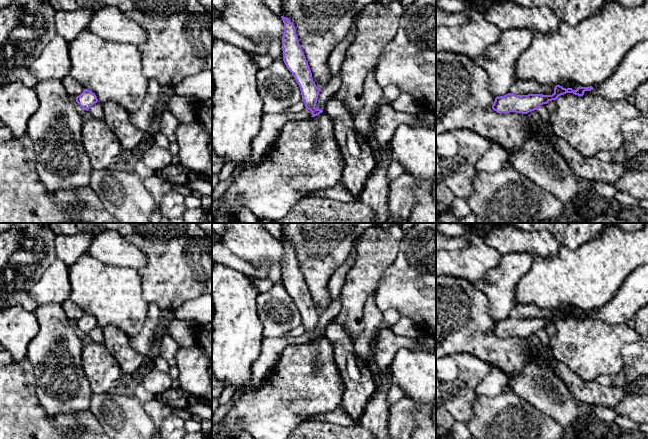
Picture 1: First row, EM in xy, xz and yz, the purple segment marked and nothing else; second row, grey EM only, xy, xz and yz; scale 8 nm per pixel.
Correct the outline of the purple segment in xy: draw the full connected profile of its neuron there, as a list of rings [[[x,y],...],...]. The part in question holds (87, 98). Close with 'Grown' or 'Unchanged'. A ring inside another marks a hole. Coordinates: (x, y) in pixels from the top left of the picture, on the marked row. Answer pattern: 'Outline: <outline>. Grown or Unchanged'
Outline: [[[84,89],[84,91],[76,97],[76,102],[84,109],[89,110],[91,106],[98,102],[98,99],[92,91]]]. Unchanged

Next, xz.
Outline: [[[281,16],[281,18],[284,23],[282,37],[283,61],[300,87],[305,109],[312,112],[311,117],[315,117],[323,112],[322,109],[315,108],[320,88],[313,81],[308,62],[299,44],[295,26],[287,17]]]. Unchanged

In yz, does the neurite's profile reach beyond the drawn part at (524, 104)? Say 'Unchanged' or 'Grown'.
Unchanged

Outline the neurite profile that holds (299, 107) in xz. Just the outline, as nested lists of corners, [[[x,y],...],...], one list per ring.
[[[301,101],[298,104],[291,106],[287,110],[285,110],[283,113],[299,113],[299,112],[305,110],[305,108],[306,108],[305,103],[303,101]]]

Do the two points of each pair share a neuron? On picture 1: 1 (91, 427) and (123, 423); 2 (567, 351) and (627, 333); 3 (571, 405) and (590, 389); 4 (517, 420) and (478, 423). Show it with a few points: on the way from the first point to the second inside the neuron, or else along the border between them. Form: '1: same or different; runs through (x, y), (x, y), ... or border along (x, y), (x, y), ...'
1: different; border along (89, 409), (103, 428)
2: same; runs through (582, 346), (596, 346), (612, 338)
3: different; border along (563, 381), (568, 391), (579, 402)
4: same; runs through (507, 423), (488, 423)

